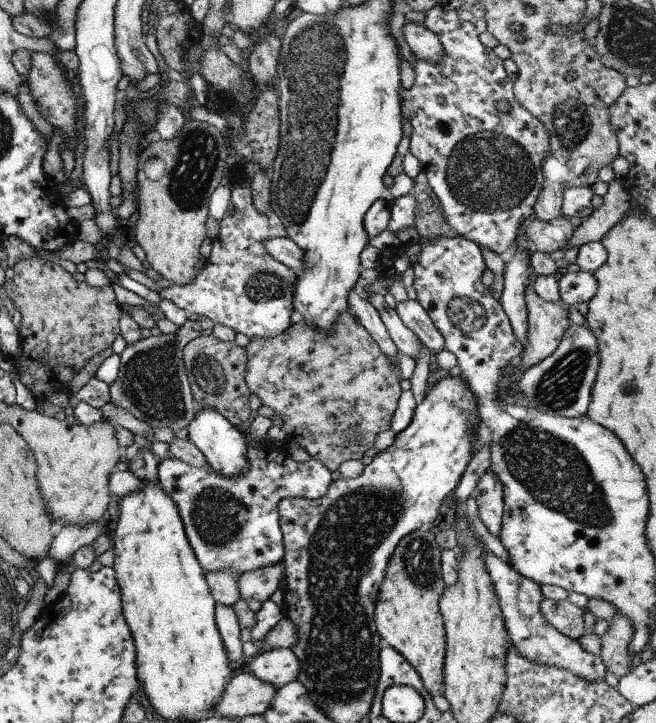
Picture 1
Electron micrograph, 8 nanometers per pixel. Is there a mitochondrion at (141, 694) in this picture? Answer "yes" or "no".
no

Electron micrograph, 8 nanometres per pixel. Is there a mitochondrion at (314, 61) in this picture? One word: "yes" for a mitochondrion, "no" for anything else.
yes

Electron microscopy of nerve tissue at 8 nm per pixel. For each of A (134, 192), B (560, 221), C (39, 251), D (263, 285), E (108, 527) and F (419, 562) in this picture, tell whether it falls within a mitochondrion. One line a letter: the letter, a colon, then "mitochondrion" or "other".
A: other
B: other
C: other
D: mitochondrion
E: other
F: mitochondrion

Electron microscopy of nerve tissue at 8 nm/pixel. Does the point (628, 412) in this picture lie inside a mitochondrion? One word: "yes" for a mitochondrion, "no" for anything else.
no

